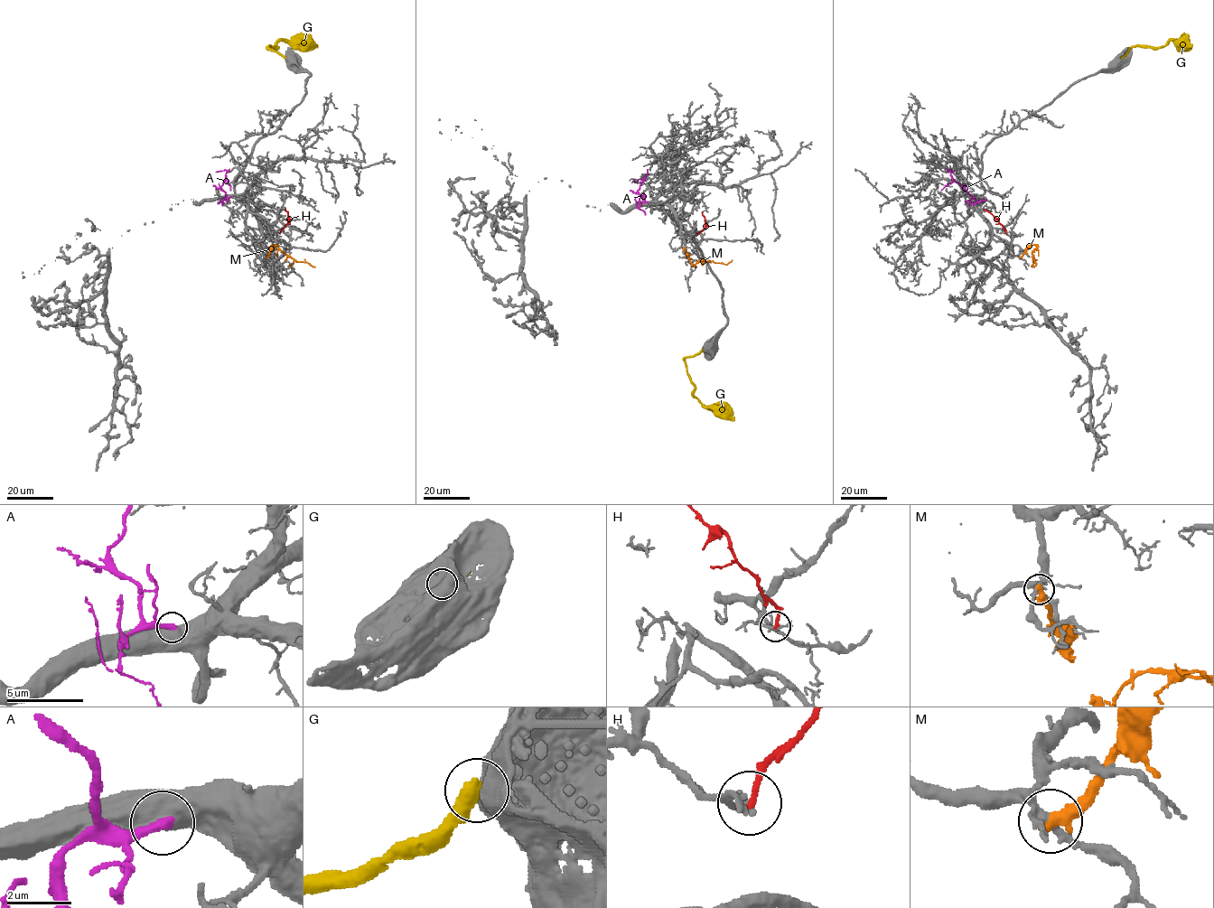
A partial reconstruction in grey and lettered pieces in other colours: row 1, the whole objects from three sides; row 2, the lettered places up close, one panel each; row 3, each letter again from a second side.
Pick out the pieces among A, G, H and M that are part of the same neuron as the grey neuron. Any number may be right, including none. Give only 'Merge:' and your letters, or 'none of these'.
Merge: A

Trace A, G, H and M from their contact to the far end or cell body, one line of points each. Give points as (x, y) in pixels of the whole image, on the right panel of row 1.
A: (974, 197), (954, 181), (950, 170), (952, 172)
G: (1122, 57), (1131, 47), (1162, 47), (1170, 41), (1185, 40), (1188, 47)
H: (1005, 232), (997, 219), (984, 209)
M: (1020, 257), (1031, 245), (1036, 245), (1038, 247), (1032, 251), (1036, 265), (1031, 267)

